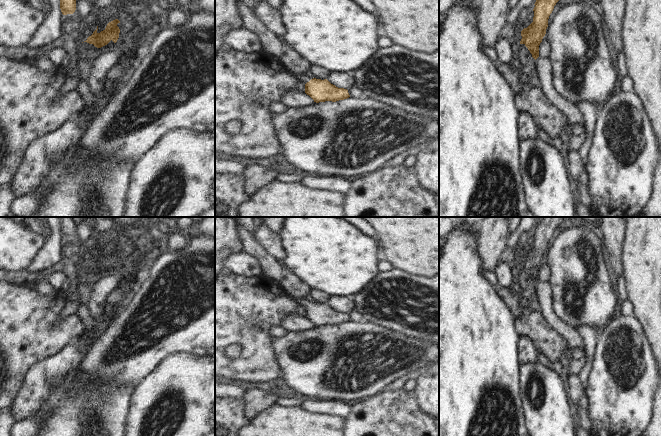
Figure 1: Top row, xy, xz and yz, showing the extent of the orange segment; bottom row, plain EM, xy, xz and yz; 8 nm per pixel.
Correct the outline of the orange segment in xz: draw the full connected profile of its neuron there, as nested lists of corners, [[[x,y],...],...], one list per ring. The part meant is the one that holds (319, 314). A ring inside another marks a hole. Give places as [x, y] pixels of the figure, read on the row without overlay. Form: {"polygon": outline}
{"polygon": [[[302,297],[290,298],[293,299],[298,305],[305,308],[305,317],[316,327],[325,325],[336,326],[350,321],[347,313],[338,312],[331,308],[327,303],[311,303]]]}

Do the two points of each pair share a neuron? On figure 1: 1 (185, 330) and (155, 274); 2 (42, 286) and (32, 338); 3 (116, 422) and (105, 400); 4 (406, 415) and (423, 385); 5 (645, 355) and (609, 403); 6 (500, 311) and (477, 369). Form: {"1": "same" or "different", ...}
{"1": "same", "2": "different", "3": "same", "4": "different", "5": "same", "6": "same"}

